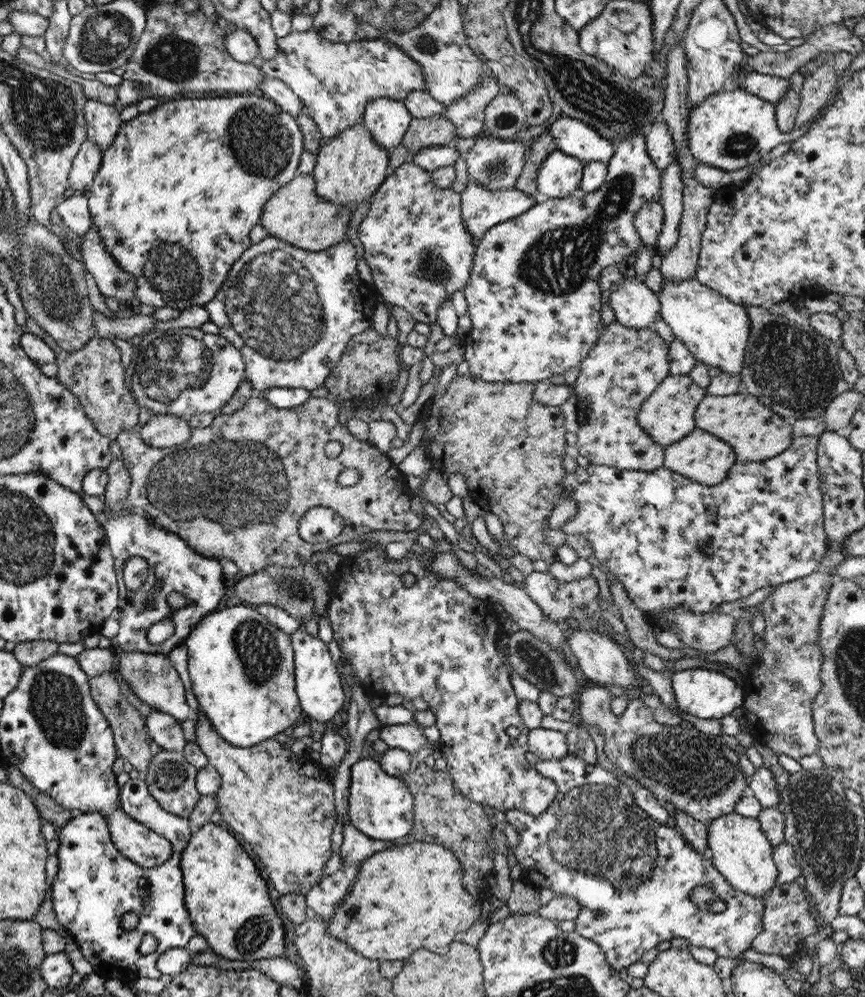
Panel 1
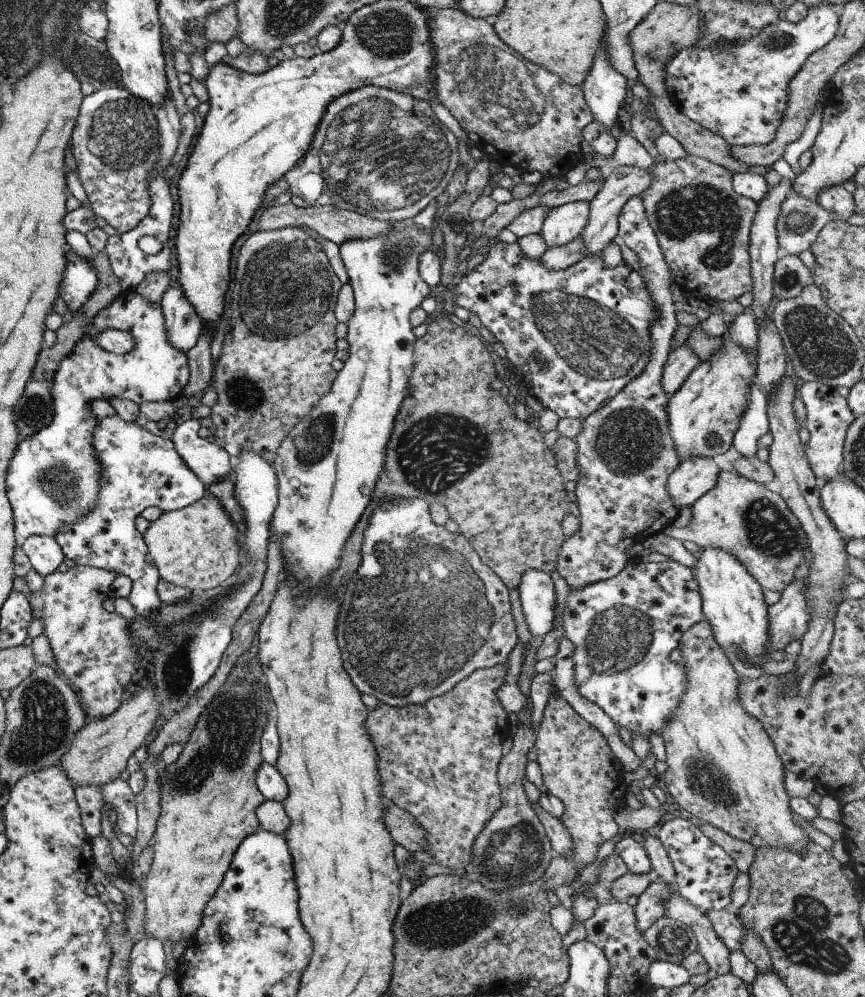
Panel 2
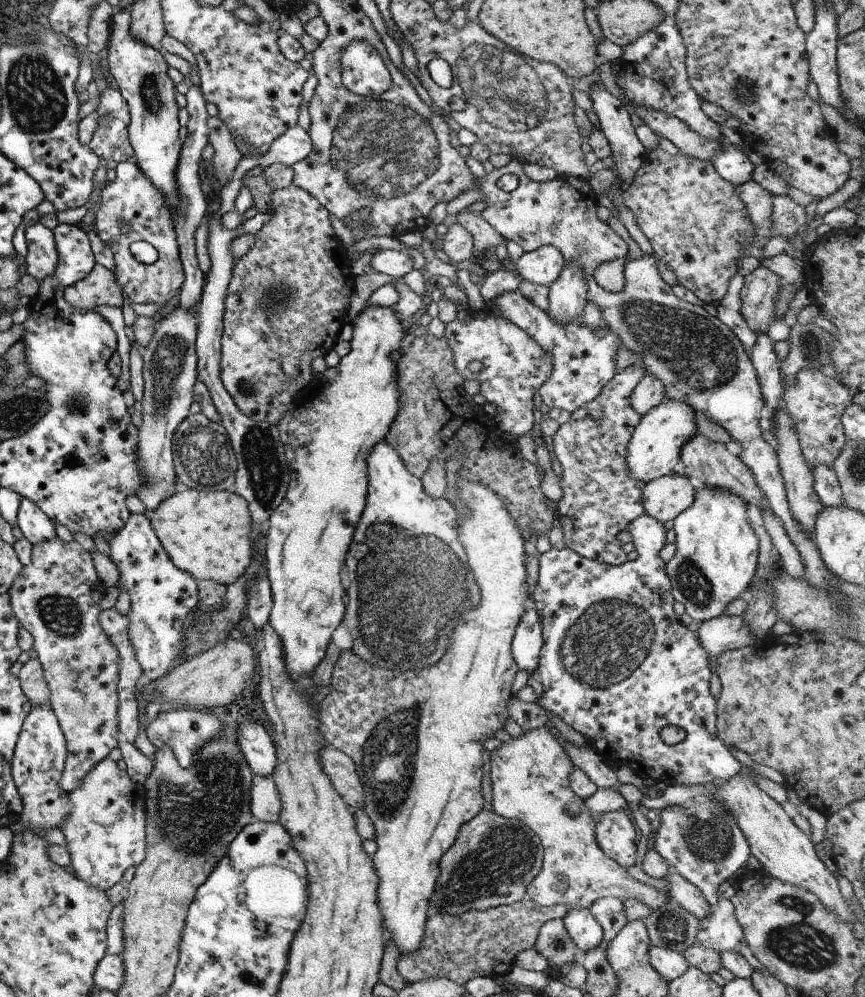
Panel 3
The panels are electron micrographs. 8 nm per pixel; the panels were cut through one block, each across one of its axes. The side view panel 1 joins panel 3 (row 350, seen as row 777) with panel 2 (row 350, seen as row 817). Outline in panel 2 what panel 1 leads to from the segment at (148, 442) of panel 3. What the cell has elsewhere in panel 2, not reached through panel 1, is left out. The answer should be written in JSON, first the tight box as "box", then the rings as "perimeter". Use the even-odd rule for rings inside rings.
{"box":[159,287,202,353],"perimeter":[[[168,287],[159,302],[167,343],[187,353],[202,334],[202,319],[185,299],[182,291]]]}

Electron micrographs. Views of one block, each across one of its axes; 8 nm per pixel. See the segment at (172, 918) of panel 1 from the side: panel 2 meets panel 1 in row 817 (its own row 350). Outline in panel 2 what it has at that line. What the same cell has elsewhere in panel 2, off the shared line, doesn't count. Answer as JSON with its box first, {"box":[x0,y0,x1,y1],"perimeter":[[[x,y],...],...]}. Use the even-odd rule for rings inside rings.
{"box":[5,290,188,546],"perimeter":[[[125,290],[121,296],[117,299],[115,305],[110,308],[102,309],[96,318],[88,325],[86,329],[86,336],[76,344],[72,352],[59,362],[59,367],[53,376],[50,387],[50,398],[53,400],[54,405],[54,416],[52,417],[52,422],[42,430],[35,432],[32,436],[25,437],[23,440],[19,440],[17,444],[17,450],[9,462],[9,468],[7,468],[7,476],[5,476],[5,488],[7,488],[7,499],[12,511],[12,522],[14,527],[14,542],[16,545],[21,546],[21,544],[32,535],[46,535],[47,537],[53,537],[59,531],[64,529],[65,525],[72,525],[73,522],[79,521],[80,516],[84,513],[88,513],[92,509],[93,504],[96,502],[96,493],[100,489],[99,474],[100,467],[98,466],[98,461],[96,460],[96,455],[93,453],[92,445],[90,442],[90,435],[92,434],[93,428],[96,426],[96,420],[90,412],[89,402],[93,399],[103,399],[108,400],[111,397],[120,397],[121,399],[128,399],[138,406],[142,403],[149,402],[169,402],[173,398],[177,398],[183,392],[184,387],[188,384],[188,365],[185,353],[181,353],[179,350],[172,348],[166,340],[164,321],[162,318],[162,313],[160,312],[160,307],[158,305],[148,304],[142,297],[139,297],[134,290]],[[104,329],[116,329],[119,331],[127,332],[134,341],[134,346],[131,351],[124,353],[123,355],[115,355],[112,353],[107,353],[101,348],[96,346],[96,335],[103,331]]]}

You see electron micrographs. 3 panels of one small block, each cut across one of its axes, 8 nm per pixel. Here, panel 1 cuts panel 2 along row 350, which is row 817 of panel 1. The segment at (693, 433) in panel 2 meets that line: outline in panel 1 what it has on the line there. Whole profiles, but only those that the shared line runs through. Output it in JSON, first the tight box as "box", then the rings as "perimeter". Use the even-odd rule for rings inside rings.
{"box":[706,813,777,900],"perimeter":[[[729,813],[708,822],[706,828],[708,853],[715,870],[739,892],[763,900],[766,892],[777,883],[777,871],[772,861],[772,846],[761,833],[756,818],[743,818]]]}

